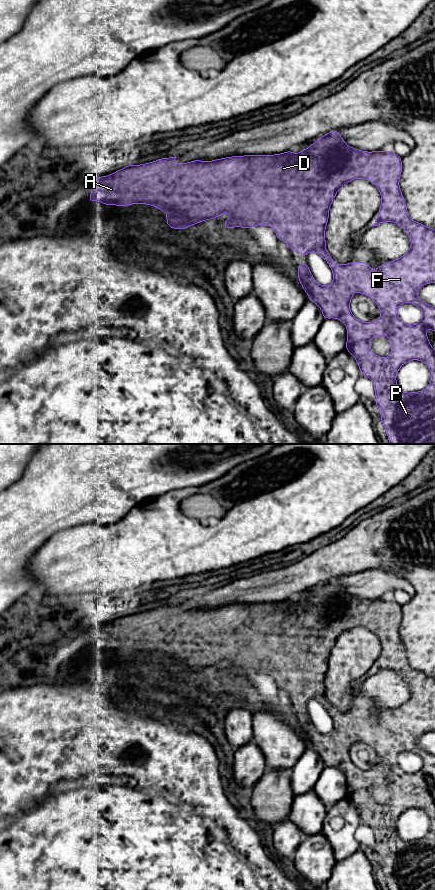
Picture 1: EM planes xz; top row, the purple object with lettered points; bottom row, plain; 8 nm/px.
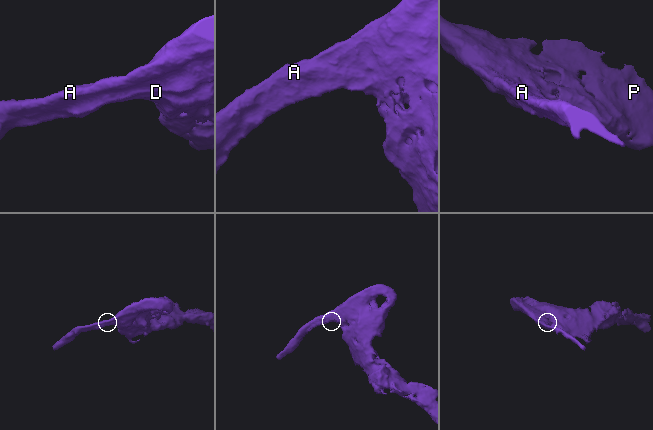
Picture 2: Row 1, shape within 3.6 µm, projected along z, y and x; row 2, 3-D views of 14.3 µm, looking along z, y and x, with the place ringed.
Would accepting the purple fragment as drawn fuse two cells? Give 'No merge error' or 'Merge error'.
No merge error

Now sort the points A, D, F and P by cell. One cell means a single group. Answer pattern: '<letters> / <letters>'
A D F P

